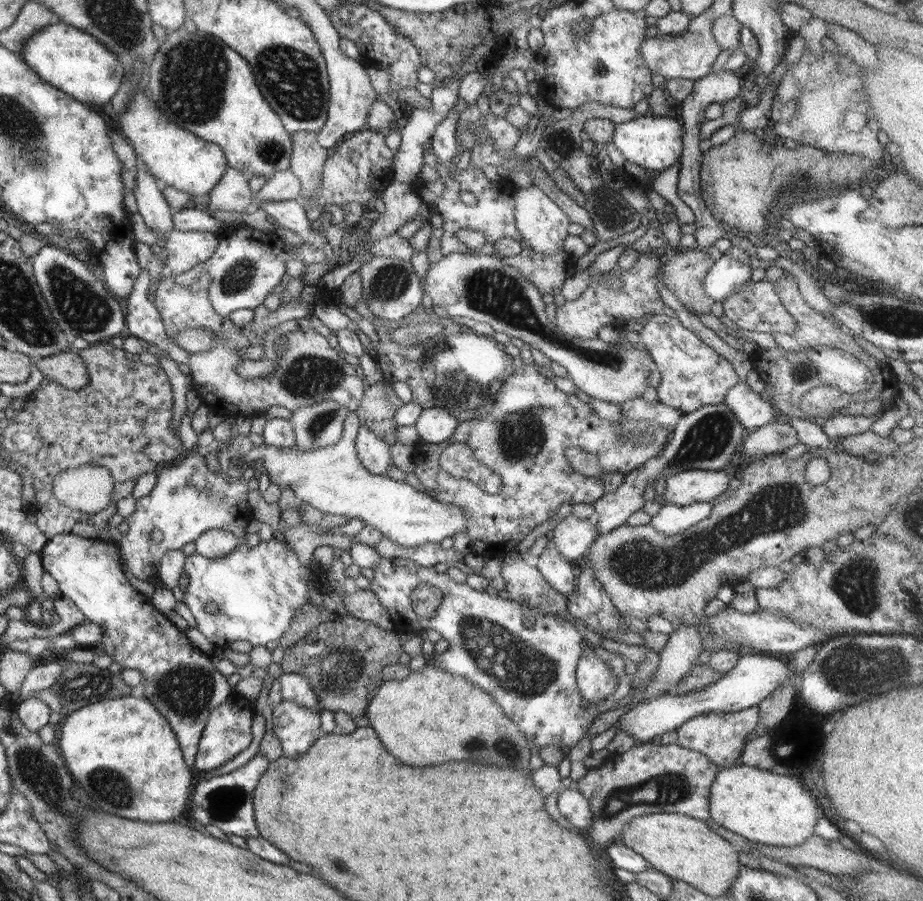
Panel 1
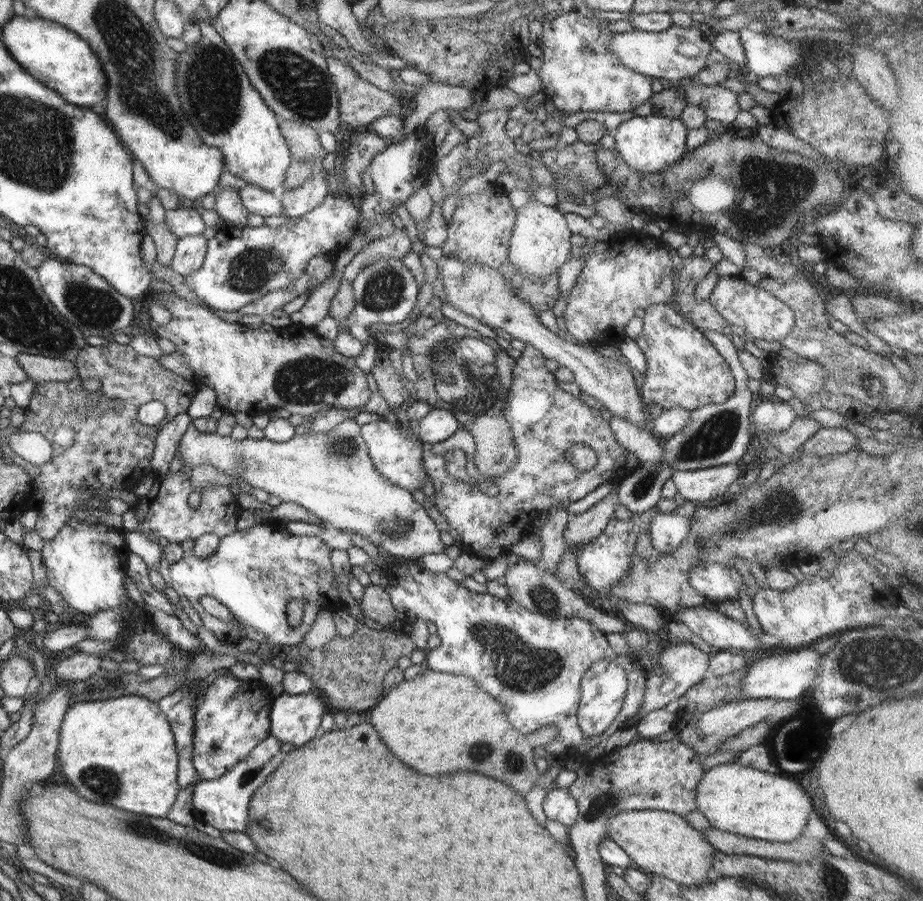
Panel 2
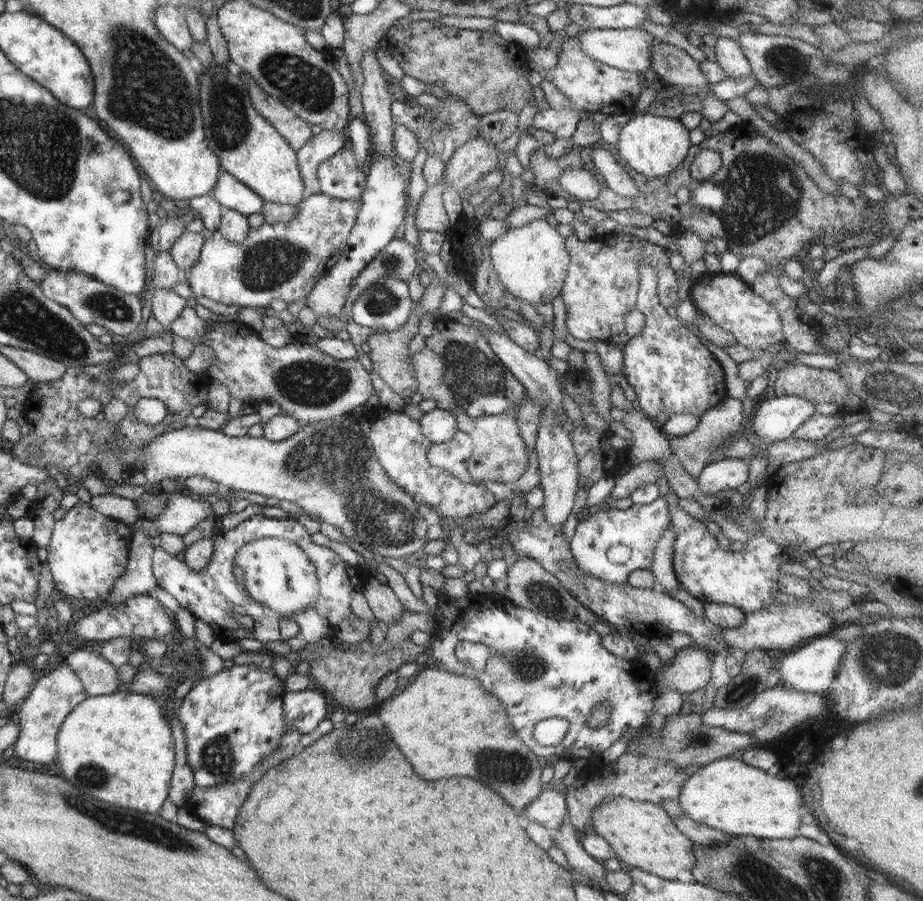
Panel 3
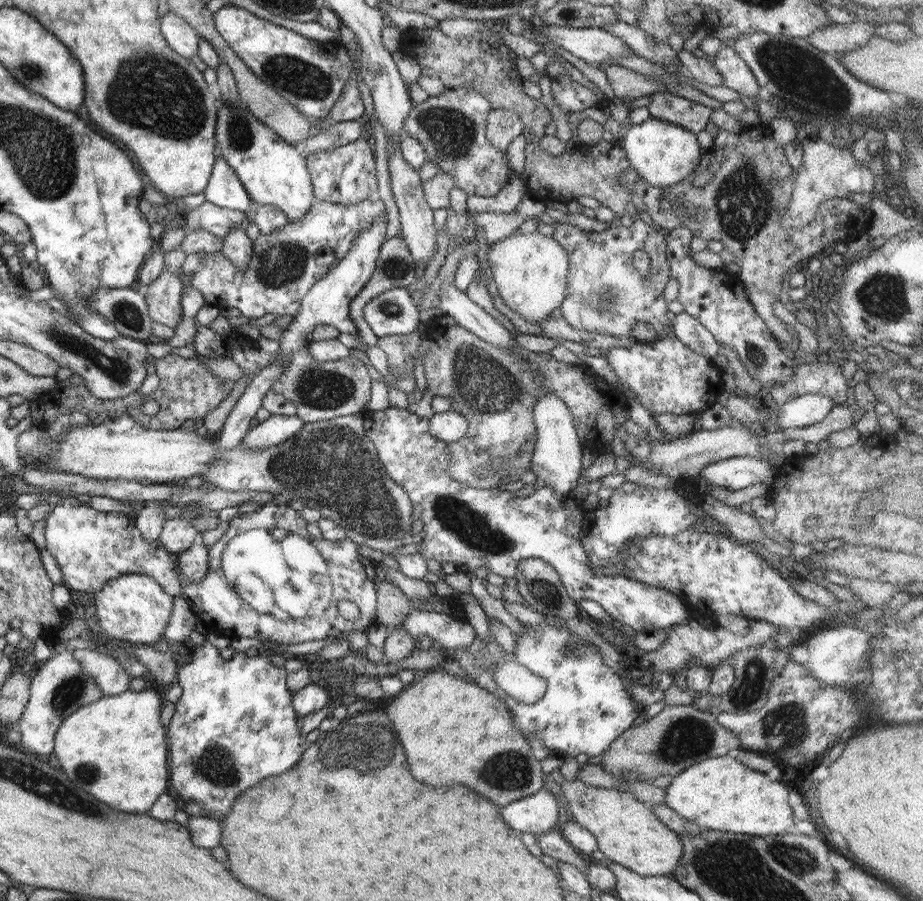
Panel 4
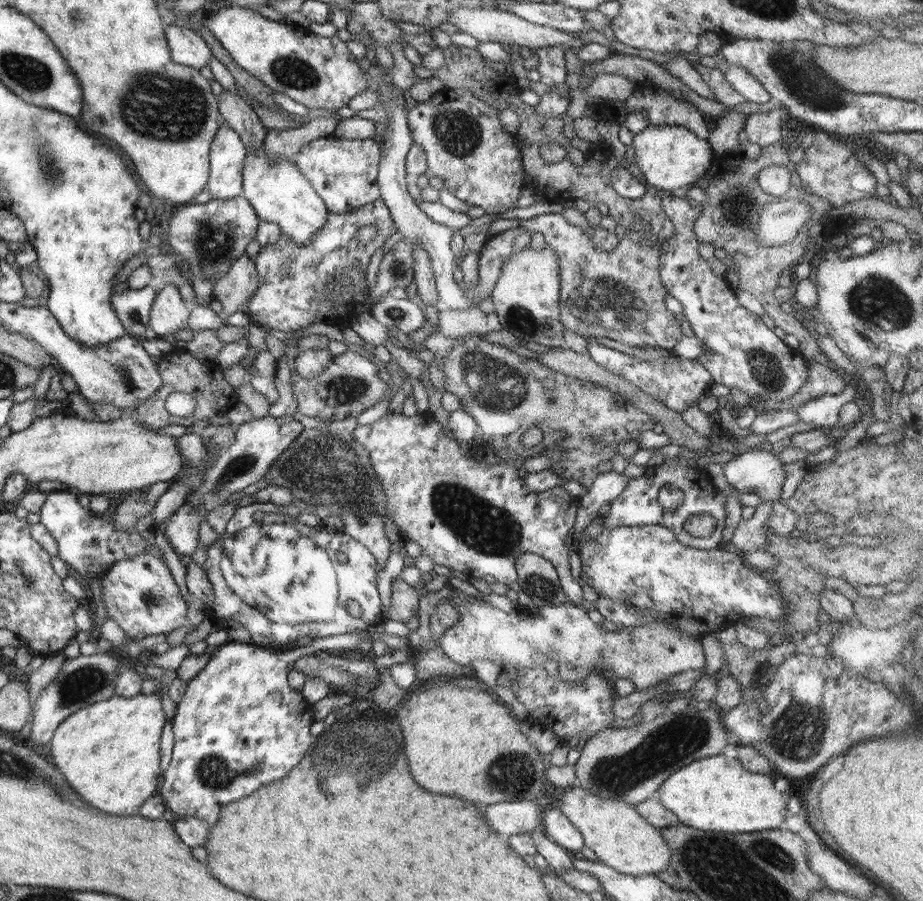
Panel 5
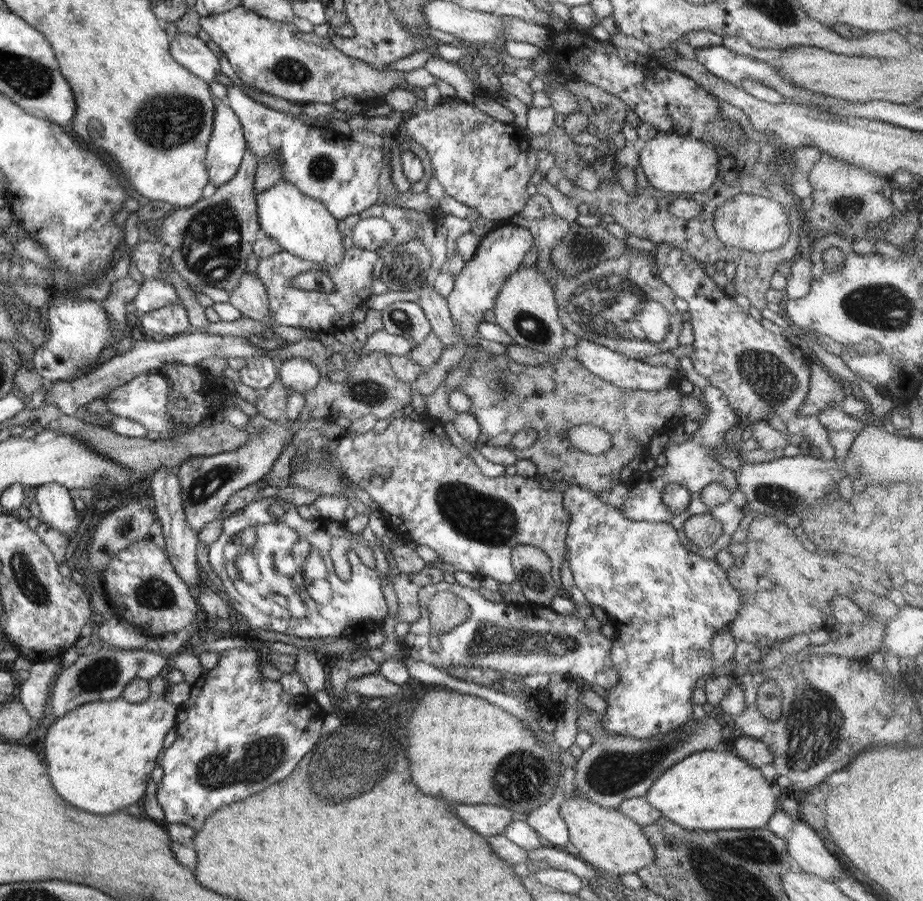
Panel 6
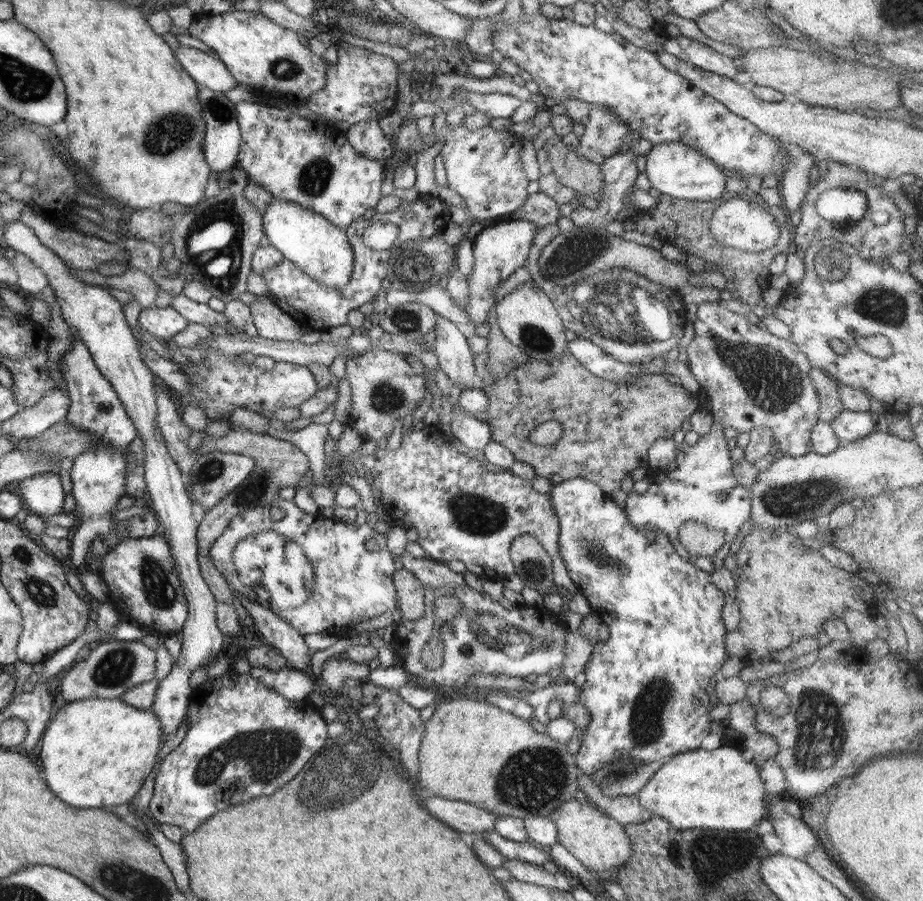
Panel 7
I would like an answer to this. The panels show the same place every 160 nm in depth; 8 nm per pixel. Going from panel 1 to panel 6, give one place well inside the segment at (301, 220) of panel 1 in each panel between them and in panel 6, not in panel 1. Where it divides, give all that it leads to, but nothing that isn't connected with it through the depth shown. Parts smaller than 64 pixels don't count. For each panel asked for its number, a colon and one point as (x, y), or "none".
2: (257, 201)
3: (229, 191)
4: (224, 189)
5: (227, 152)
6: (225, 150)

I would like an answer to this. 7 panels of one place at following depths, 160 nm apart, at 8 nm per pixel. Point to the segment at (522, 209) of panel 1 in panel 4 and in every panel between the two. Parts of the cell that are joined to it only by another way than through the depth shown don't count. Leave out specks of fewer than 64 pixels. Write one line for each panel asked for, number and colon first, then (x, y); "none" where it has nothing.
2: (540, 244)
3: (532, 262)
4: (530, 270)

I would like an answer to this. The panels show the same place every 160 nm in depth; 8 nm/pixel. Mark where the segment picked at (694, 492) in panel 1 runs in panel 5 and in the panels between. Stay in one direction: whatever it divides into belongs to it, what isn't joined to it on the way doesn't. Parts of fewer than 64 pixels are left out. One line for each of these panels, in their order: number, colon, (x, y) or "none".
2: (699, 486)
3: (723, 474)
4: (736, 473)
5: (755, 471)

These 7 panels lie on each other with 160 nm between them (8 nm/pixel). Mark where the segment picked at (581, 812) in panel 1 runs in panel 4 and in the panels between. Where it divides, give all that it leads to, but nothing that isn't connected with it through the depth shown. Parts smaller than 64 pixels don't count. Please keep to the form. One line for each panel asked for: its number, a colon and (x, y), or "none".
2: (558, 805)
3: (550, 809)
4: (539, 813)

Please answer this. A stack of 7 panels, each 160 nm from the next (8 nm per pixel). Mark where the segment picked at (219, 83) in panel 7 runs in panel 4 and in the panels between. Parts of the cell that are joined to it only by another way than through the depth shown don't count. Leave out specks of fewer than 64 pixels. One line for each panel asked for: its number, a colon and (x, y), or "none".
4: (181, 37)
5: (186, 46)
6: (191, 51)

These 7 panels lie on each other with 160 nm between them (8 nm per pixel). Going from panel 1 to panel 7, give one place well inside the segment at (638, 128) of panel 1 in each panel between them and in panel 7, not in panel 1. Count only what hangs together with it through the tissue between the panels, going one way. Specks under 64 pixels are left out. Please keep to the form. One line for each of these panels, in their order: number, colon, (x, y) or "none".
2: (648, 144)
3: (654, 146)
4: (663, 154)
5: (670, 157)
6: (677, 165)
7: (675, 169)

